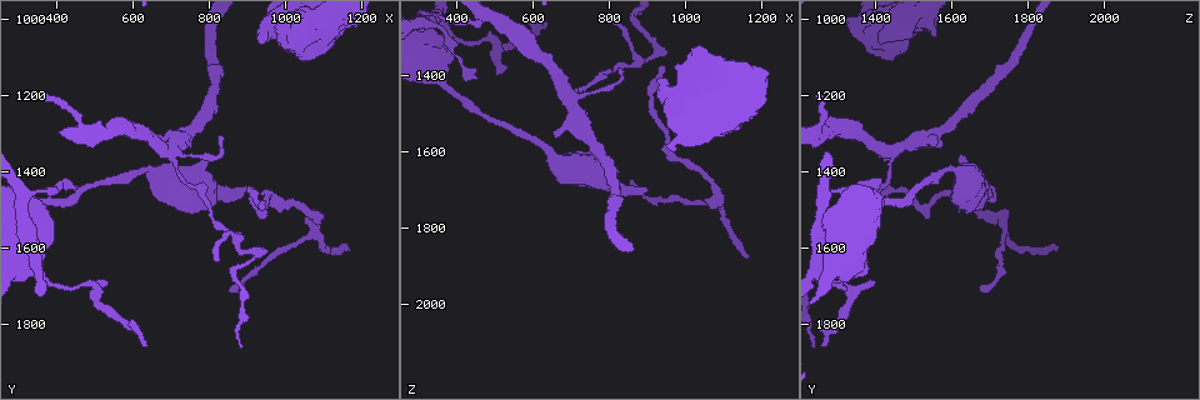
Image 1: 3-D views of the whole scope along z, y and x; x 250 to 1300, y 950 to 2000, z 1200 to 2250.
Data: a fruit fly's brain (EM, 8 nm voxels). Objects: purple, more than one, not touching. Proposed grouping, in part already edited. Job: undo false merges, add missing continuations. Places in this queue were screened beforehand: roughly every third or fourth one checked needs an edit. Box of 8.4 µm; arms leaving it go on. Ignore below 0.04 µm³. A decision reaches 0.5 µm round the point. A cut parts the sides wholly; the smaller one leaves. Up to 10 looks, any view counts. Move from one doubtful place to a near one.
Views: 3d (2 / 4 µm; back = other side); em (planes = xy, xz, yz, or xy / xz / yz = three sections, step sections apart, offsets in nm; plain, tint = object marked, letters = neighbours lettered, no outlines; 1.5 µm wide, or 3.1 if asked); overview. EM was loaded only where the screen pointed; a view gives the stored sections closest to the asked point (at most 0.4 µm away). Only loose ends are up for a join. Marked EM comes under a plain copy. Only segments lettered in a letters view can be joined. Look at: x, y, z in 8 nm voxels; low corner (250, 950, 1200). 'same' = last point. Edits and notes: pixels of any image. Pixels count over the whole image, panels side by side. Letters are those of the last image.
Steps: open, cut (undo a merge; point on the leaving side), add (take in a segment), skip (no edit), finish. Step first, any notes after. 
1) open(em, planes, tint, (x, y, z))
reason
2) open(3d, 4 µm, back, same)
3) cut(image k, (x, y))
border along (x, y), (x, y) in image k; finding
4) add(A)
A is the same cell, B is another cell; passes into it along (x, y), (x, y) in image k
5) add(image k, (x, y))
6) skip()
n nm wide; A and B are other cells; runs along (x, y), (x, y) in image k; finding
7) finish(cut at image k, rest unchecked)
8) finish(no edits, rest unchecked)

open(3d, 2 µm, (625, 1395, 1580))
sudden change in width

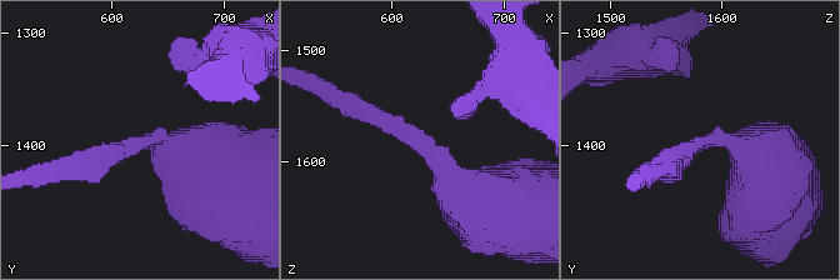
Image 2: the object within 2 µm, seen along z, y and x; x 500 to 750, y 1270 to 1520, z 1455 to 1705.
open(em, planes, letters, (626, 1396, 1582))

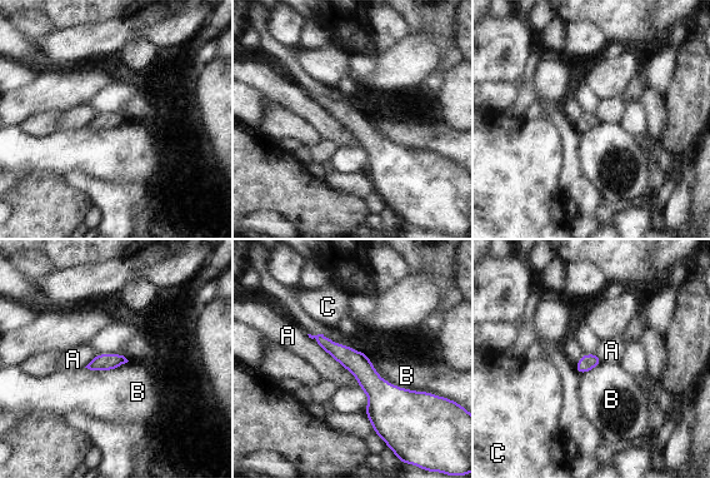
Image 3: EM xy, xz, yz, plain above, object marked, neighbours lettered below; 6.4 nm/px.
skip()
A, B and C are other cells; border along (314, 342), (338, 361), (360, 387) in image 3; all the same neuron

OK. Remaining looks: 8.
open(em, planes, letters, (975, 1045, 1550))
branch stops here

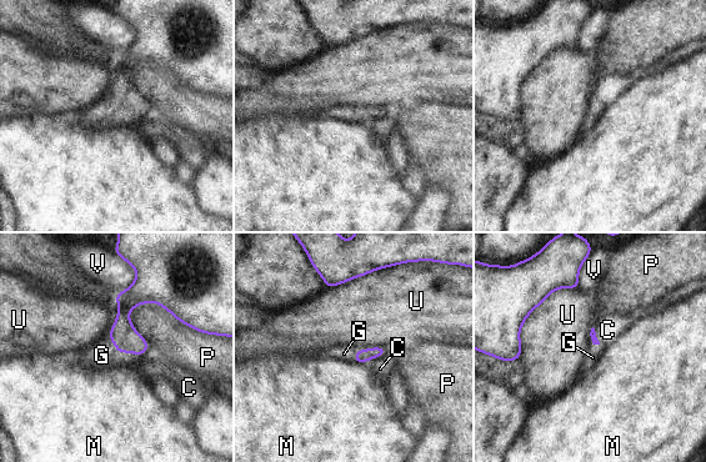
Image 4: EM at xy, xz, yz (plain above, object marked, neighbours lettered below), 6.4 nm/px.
add(G)
U touches over 600 nm; G is the same cell, C, M, P, U and V are other cells; passes into it along (123, 335), (125, 352), (101, 355) in image 4; the neuron continues

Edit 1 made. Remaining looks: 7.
open(overview)

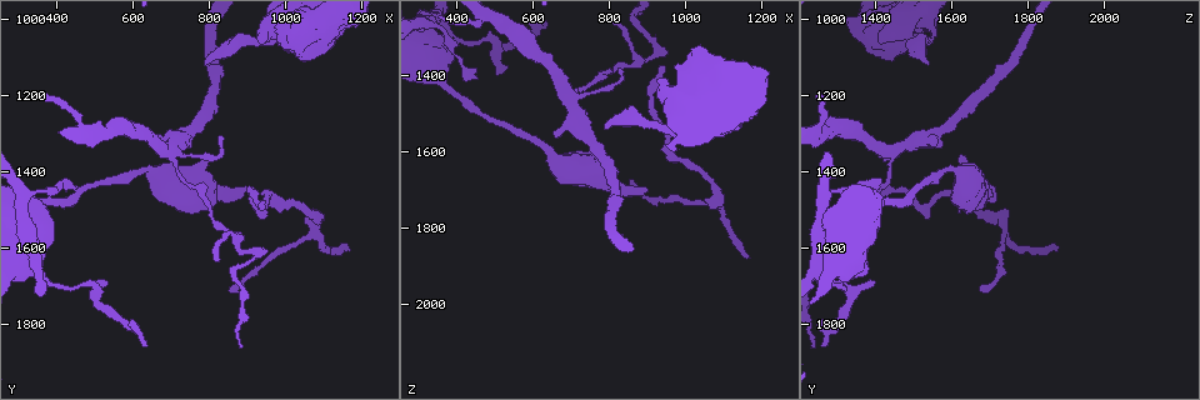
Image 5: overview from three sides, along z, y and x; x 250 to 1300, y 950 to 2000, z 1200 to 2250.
open(em, planes, letters, (1160, 1600, 1875))
branch stops here

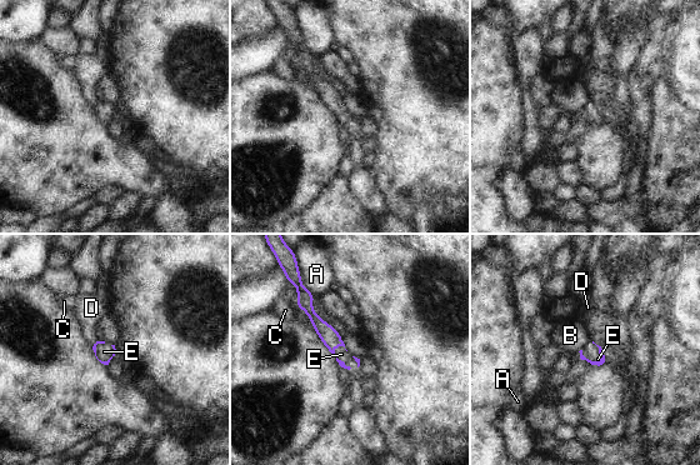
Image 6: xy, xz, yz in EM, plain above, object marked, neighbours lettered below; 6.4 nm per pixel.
add(E)
E is the same cell, A, B, C and D are other cells; passes into it along (94, 348), (108, 360), (104, 351) in image 6; the neuron continues

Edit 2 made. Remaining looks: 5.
open(overview)
see it whole again

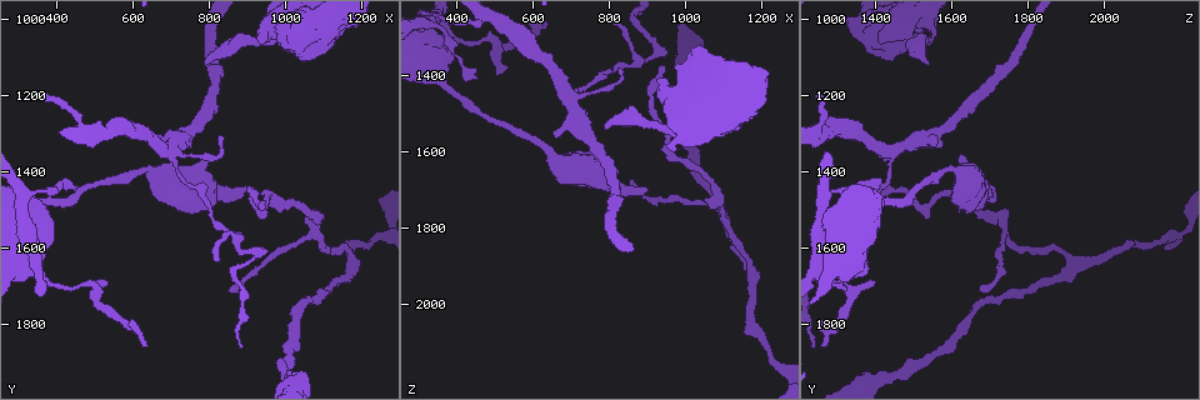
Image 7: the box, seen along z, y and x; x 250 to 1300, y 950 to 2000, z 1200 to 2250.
open(3d, 2 µm, (450, 1700, 1315))
sudden change in width

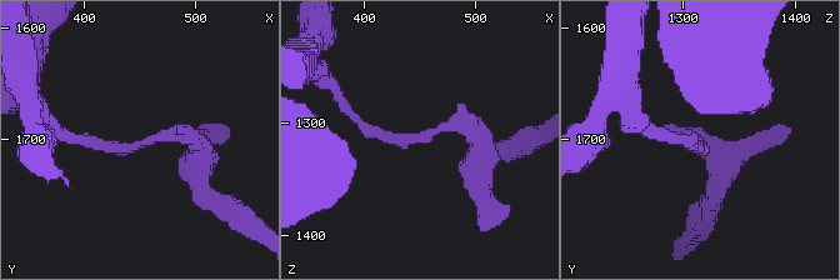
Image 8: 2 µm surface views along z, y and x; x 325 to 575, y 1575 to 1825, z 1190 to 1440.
open(em, planes, letters, (446, 1700, 1310))

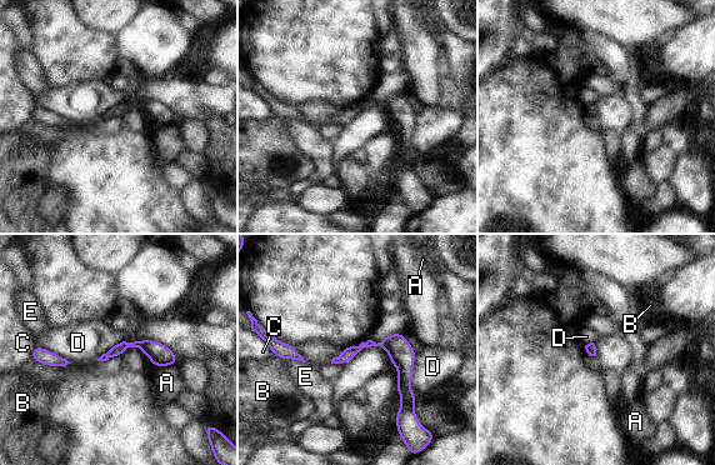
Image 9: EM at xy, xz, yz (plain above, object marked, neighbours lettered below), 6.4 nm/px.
skip()
A, B, C, D and E are other cells; border along (135, 340), (158, 340), (178, 359) in image 9; one neuron here

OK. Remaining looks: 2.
finish(add at image 4, add at image 6, rest unchecked)

